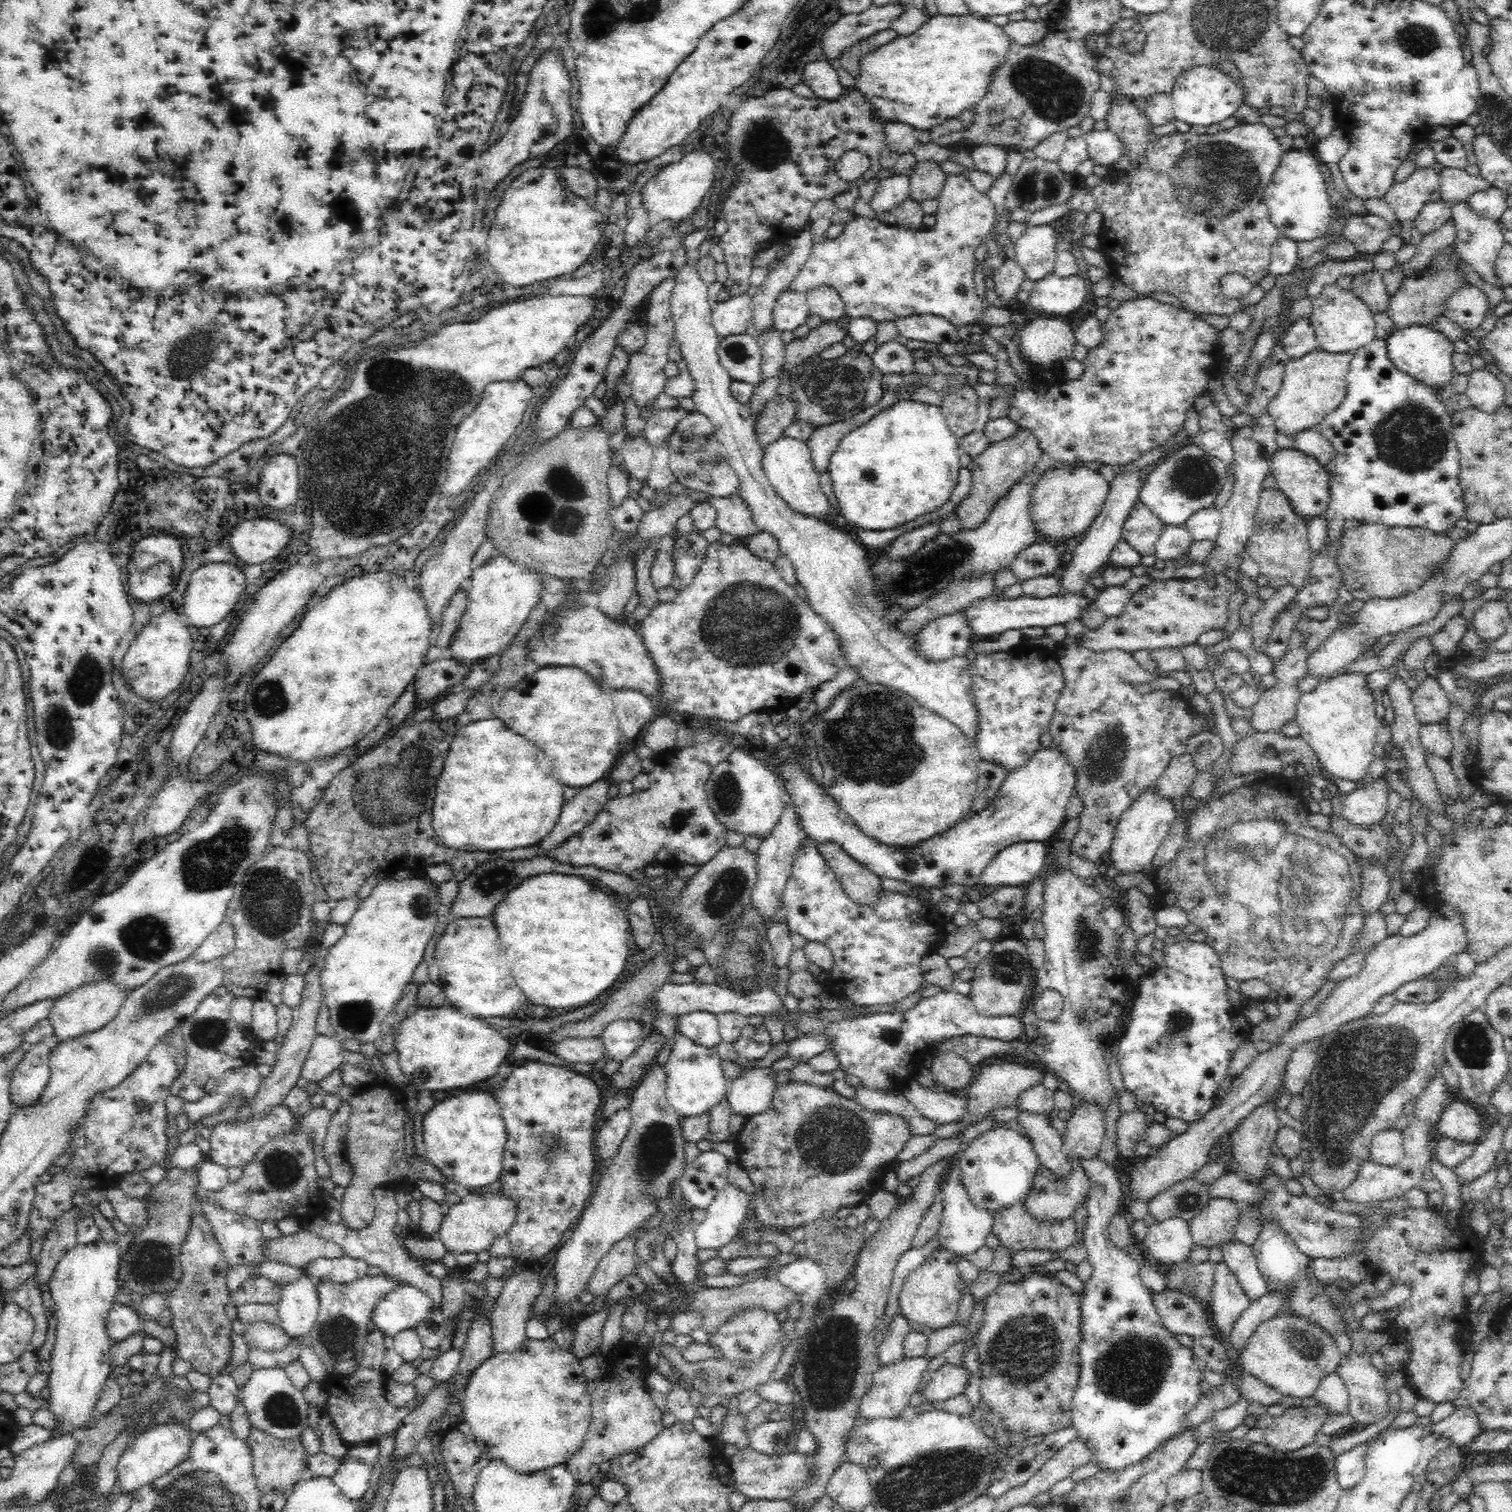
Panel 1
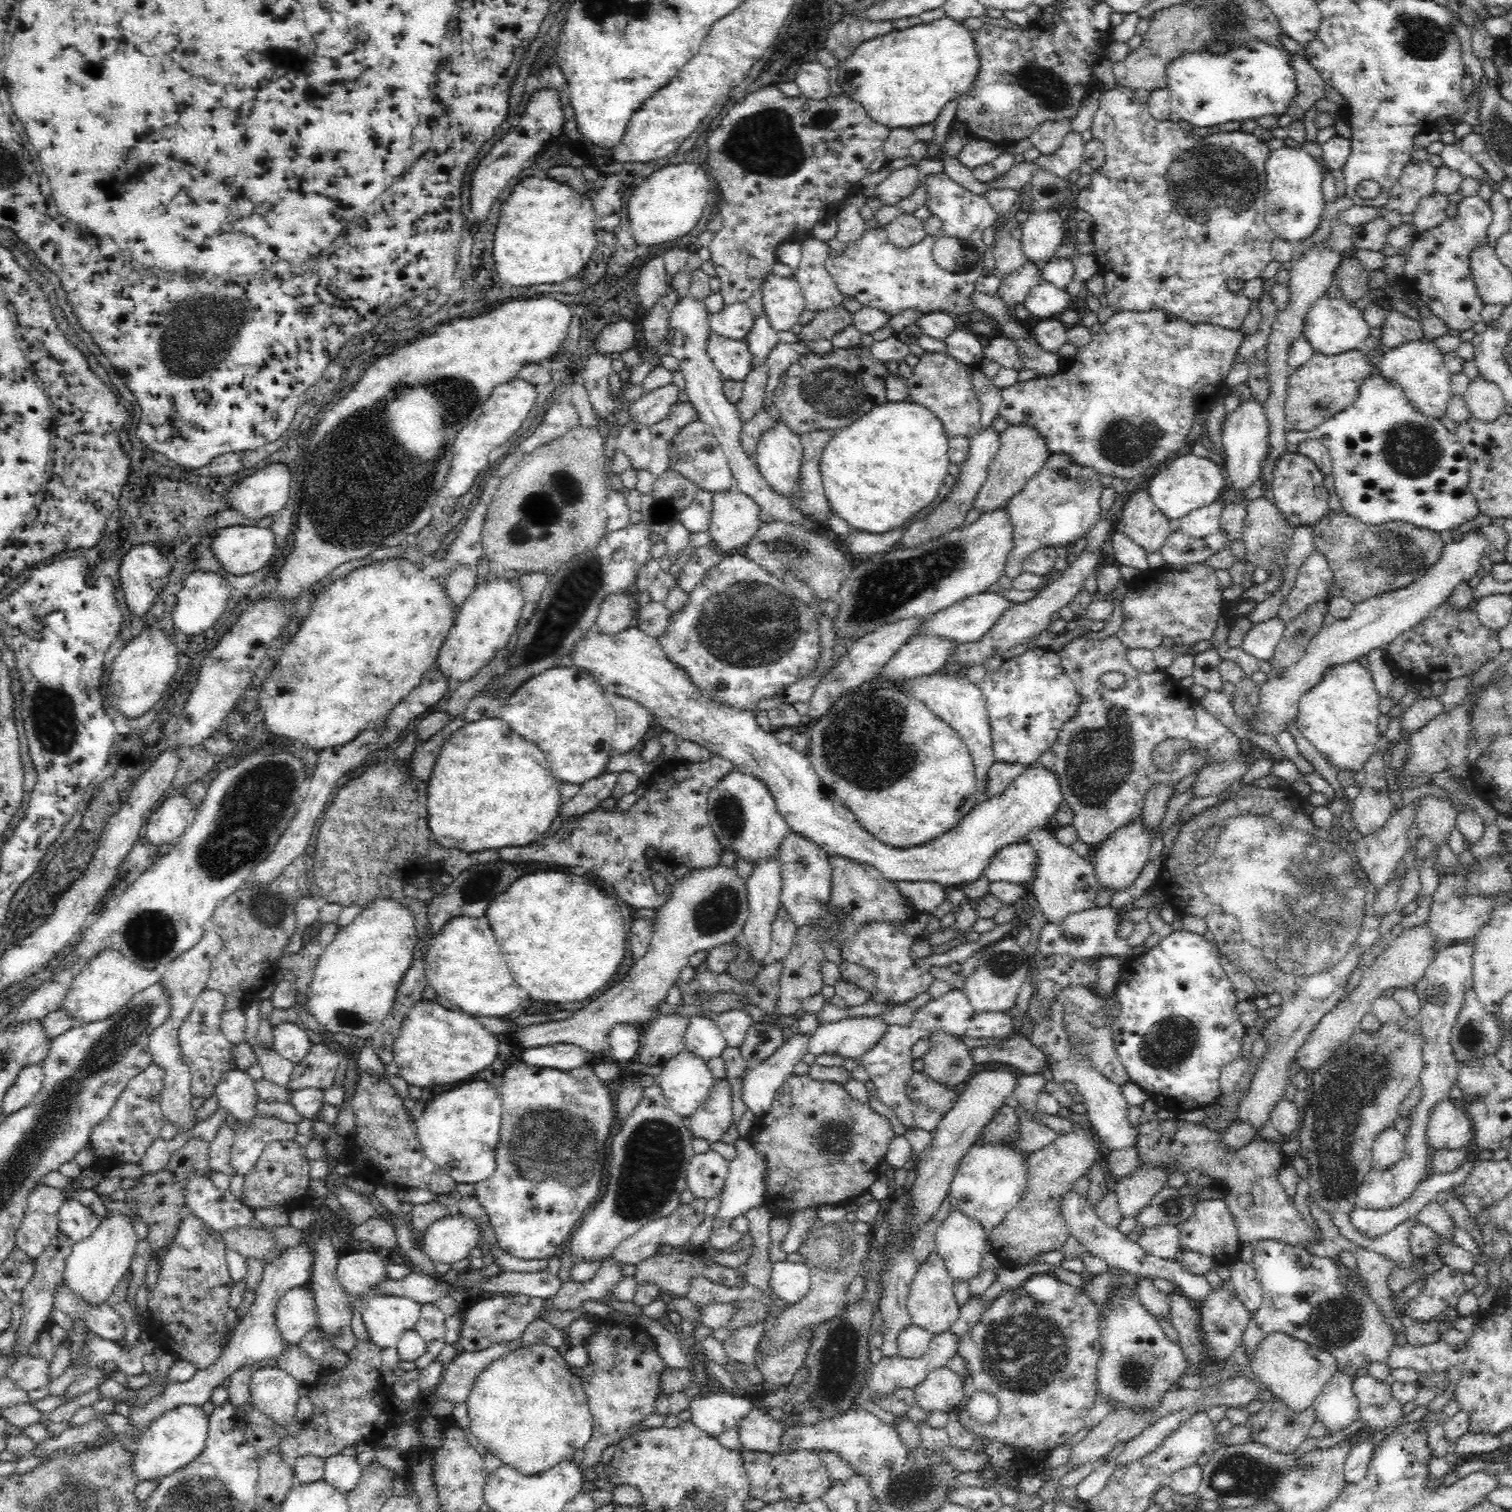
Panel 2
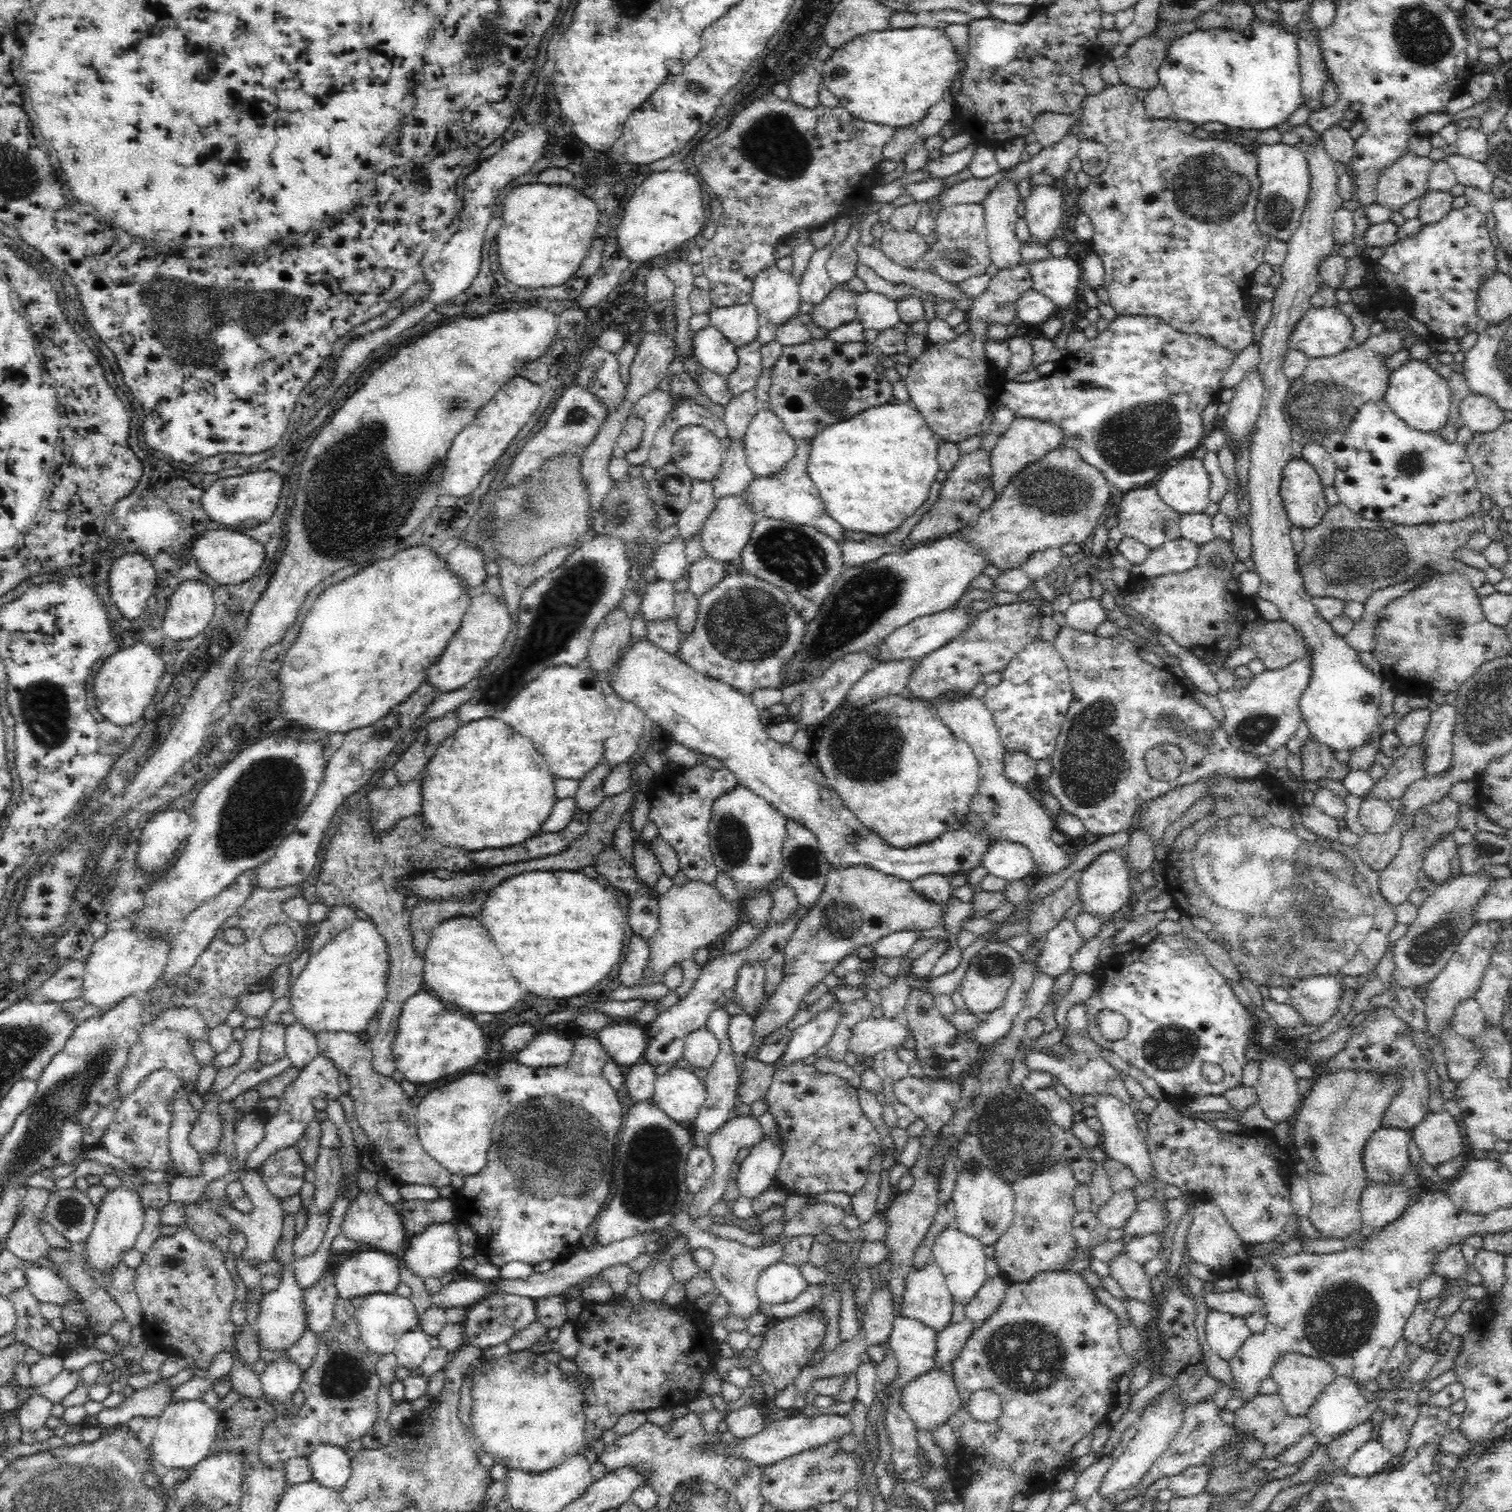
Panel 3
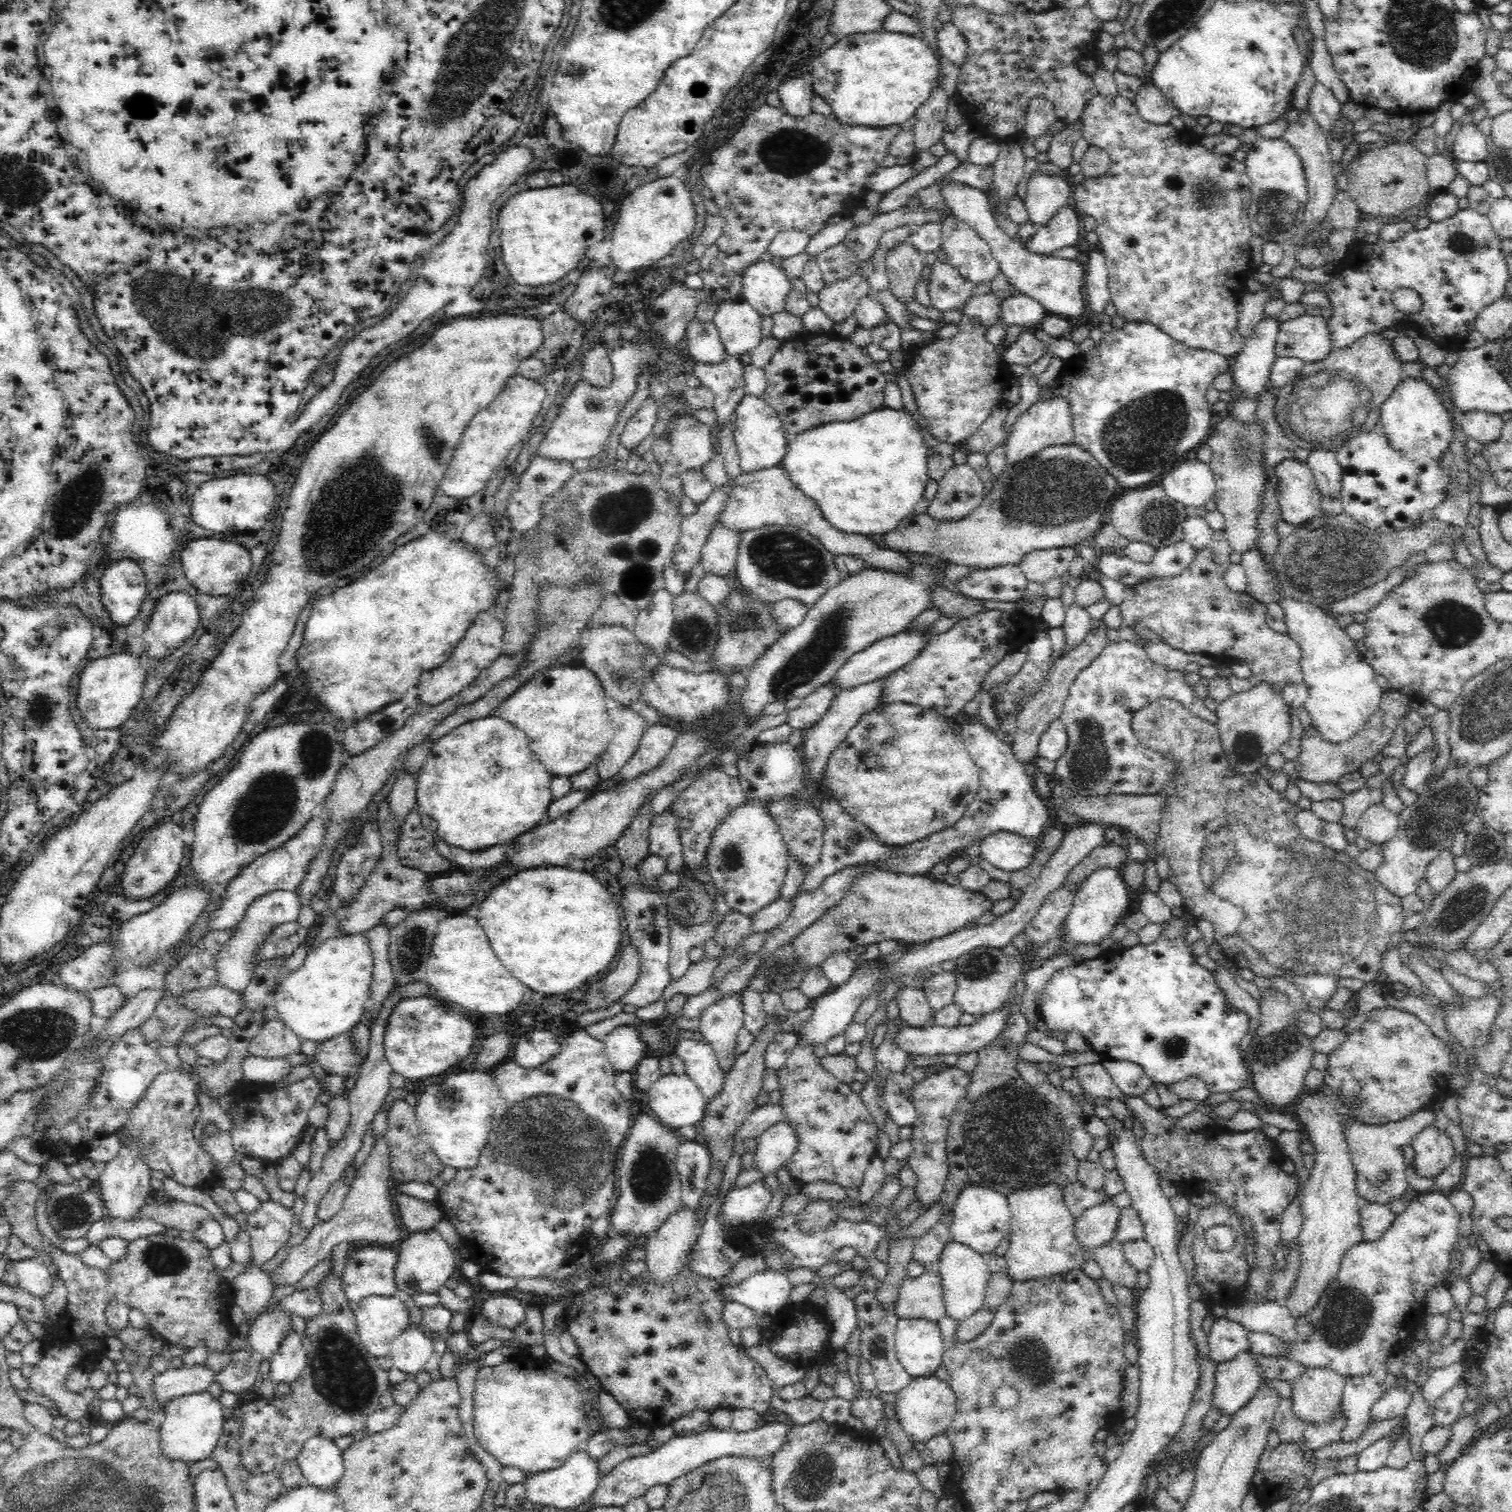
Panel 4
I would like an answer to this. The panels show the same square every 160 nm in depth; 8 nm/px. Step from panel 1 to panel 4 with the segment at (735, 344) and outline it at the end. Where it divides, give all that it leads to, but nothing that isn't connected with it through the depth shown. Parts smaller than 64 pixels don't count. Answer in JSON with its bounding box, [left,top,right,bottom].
[685,320,725,365]

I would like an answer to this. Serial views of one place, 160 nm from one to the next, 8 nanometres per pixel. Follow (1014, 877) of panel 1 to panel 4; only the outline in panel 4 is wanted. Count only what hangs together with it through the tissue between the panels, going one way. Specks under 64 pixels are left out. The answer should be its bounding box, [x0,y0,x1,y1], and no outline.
[980,832,1037,873]

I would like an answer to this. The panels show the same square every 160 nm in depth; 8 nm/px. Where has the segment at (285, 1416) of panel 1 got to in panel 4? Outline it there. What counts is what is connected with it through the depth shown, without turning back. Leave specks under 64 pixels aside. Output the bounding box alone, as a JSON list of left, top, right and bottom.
[268,1330,307,1388]

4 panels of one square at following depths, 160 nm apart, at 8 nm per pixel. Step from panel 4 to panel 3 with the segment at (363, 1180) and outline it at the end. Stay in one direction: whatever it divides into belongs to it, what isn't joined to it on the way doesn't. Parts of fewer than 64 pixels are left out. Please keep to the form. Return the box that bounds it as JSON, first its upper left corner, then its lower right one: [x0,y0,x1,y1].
[340,1190,409,1254]

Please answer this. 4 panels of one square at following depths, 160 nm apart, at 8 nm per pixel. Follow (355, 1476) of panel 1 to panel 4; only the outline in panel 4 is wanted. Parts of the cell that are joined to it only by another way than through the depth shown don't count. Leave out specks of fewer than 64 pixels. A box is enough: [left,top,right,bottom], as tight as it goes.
[296,1439,344,1489]

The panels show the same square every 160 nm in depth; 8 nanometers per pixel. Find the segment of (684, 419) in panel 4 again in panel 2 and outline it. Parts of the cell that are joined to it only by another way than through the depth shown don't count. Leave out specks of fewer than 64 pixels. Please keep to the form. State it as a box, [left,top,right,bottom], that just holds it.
[669,418,735,493]

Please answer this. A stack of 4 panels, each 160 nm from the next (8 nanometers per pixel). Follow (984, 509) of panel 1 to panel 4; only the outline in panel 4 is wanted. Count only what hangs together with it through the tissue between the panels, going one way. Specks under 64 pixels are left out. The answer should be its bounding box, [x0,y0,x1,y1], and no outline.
[1005,398,1073,466]

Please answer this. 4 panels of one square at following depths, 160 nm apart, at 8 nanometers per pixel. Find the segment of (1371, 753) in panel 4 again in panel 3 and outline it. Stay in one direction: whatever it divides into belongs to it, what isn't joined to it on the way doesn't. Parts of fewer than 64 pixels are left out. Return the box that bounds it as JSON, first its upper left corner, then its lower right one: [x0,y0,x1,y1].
[1300,735,1348,781]

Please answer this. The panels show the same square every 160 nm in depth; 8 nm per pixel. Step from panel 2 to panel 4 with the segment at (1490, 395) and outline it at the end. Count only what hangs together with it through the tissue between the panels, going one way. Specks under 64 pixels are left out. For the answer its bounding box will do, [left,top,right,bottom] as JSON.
[1460,409,1505,445]

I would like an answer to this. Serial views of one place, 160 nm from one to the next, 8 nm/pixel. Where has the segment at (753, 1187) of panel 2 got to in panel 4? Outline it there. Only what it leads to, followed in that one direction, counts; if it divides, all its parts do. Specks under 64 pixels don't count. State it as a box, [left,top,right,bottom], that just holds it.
[754,1120,797,1181]

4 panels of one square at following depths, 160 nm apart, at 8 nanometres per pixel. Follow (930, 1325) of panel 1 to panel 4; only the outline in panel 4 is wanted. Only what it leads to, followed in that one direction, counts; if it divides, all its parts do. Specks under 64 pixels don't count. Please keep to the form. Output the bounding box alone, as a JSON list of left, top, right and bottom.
[895,1268,947,1323]

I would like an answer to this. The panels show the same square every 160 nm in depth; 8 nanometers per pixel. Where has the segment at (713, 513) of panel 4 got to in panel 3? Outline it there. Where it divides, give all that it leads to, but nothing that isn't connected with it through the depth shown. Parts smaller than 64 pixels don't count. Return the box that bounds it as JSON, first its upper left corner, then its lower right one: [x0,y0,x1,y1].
[712,438,755,500]

